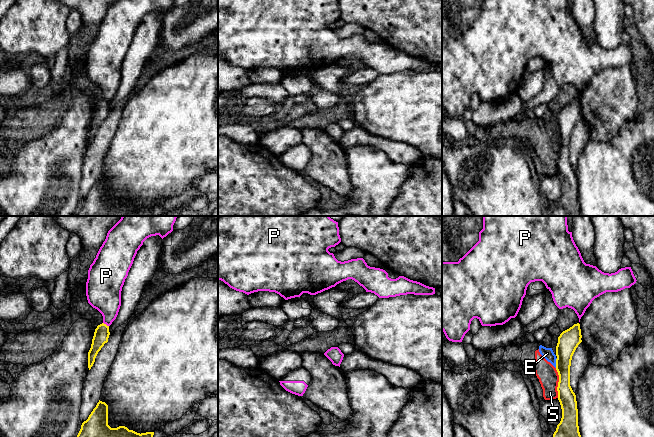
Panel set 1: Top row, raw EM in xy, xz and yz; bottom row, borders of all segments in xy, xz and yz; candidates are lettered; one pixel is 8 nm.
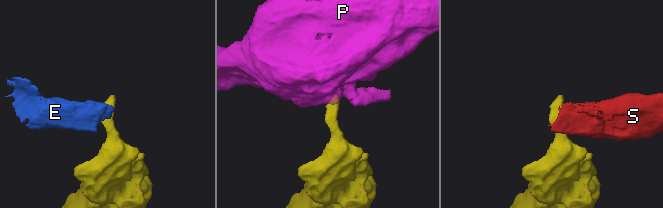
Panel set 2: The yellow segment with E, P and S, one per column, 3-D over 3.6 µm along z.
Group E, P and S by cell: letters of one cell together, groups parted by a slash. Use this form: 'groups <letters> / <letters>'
groups E S / P

